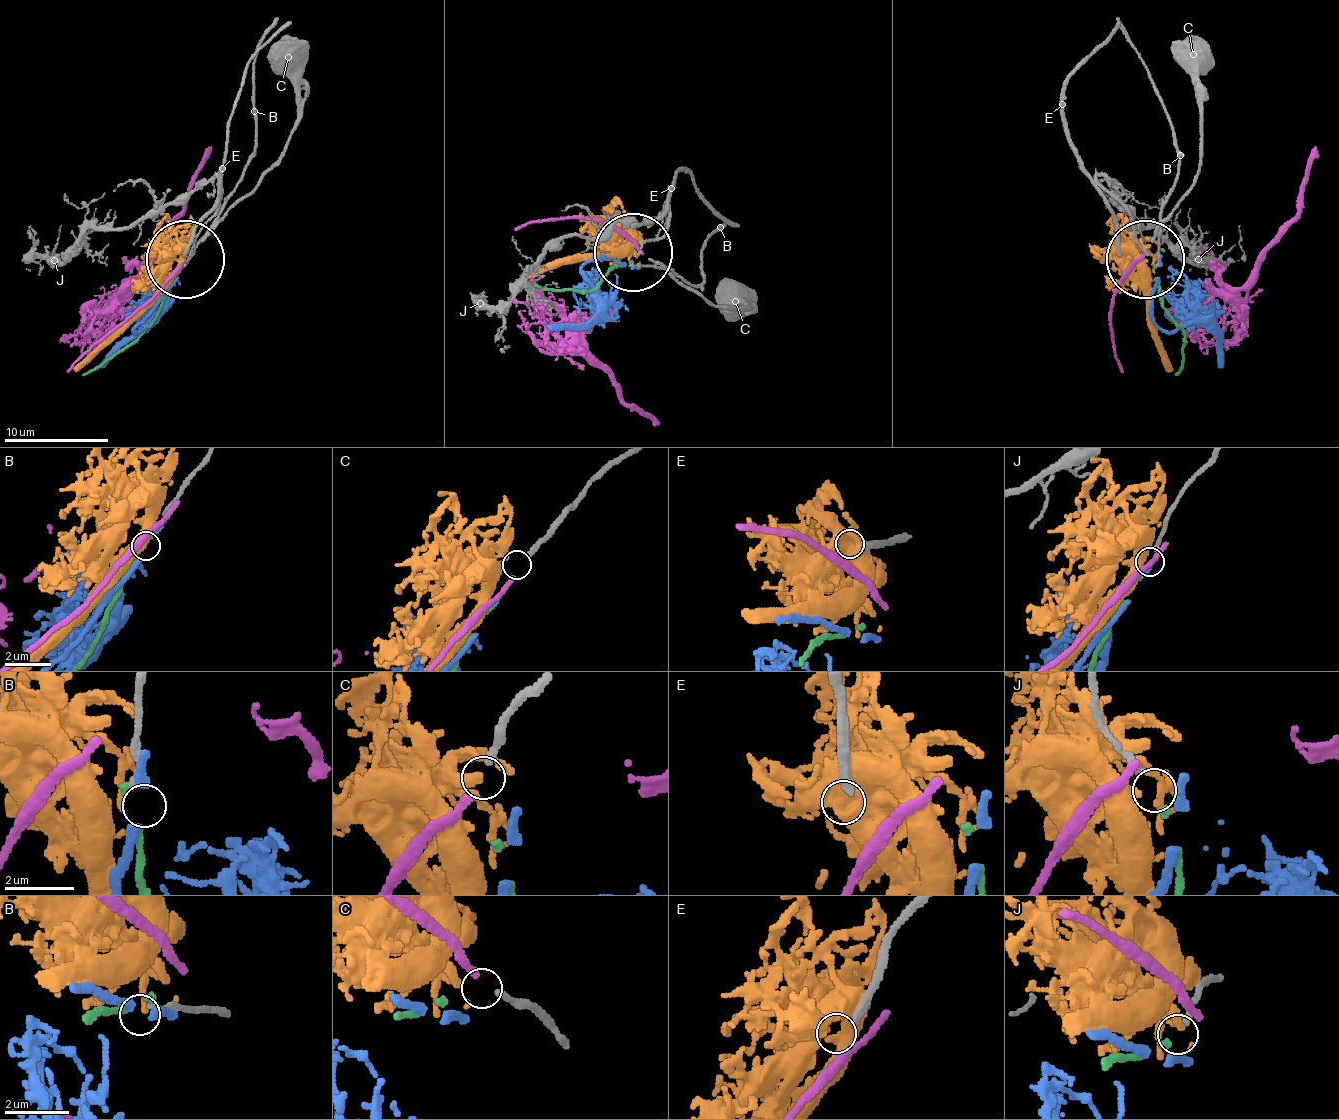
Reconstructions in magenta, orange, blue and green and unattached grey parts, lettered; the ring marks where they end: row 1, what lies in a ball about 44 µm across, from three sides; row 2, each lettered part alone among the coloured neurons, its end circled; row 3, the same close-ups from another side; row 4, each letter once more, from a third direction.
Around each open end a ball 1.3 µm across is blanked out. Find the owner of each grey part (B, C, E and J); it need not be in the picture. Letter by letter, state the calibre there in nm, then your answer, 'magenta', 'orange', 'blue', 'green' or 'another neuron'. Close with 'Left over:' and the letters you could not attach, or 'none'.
B: 110 nm | another neuron
C: 200 nm | magenta
E: 240 nm | orange
J: 160 nm | green
Left over: B

